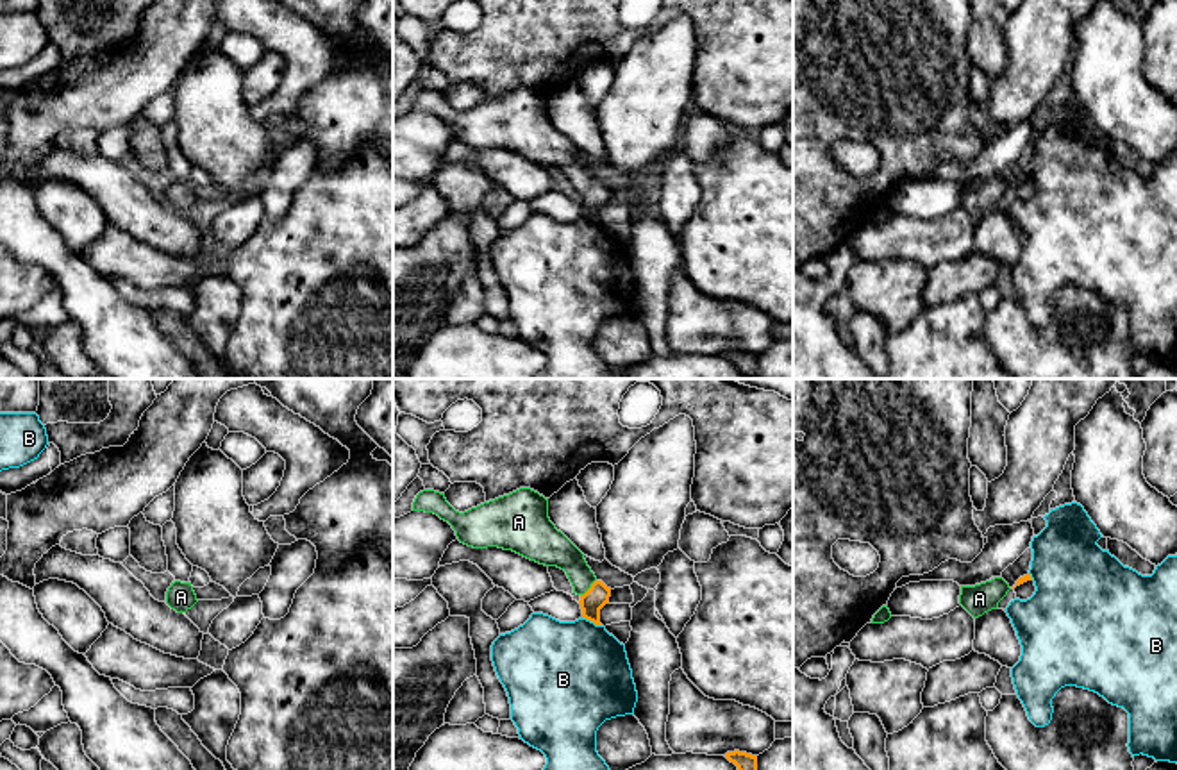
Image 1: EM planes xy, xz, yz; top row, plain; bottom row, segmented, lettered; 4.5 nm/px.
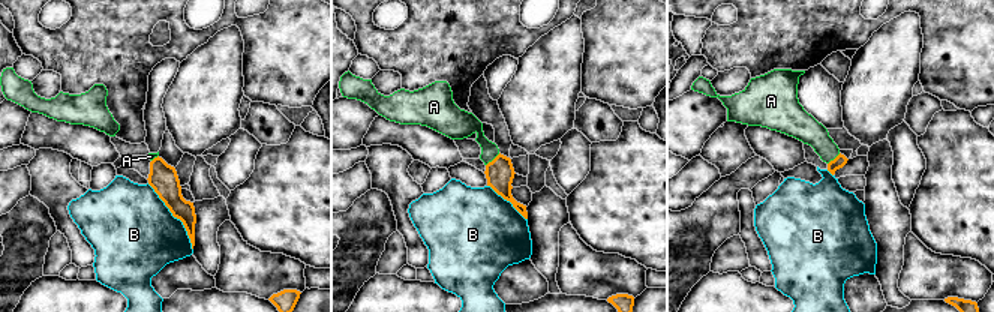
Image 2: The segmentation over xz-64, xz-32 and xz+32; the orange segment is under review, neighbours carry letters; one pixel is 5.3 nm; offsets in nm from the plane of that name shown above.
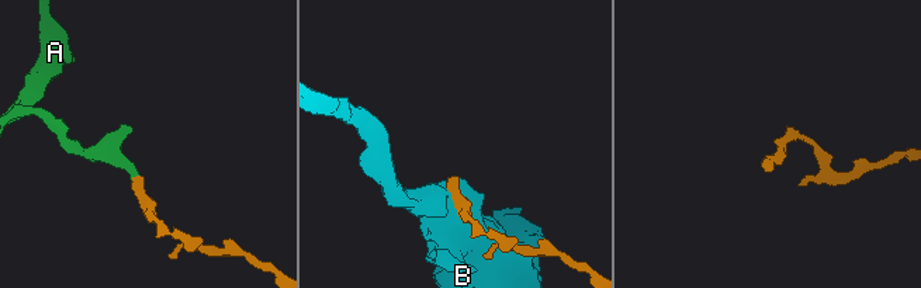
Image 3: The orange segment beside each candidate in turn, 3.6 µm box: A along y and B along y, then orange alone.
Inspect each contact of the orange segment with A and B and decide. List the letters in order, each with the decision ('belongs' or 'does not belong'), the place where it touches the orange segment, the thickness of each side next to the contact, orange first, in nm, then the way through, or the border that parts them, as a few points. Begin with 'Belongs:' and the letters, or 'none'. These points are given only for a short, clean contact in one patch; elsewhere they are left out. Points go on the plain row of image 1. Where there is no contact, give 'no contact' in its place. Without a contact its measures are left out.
Belongs: A
A: belongs; contact xz (590, 188); calibres 100 and 160 nm; way xz (597, 195), (590, 188), (552, 149)
B: does not belong; contact xz (592, 220); calibres 100 and 460 nm

